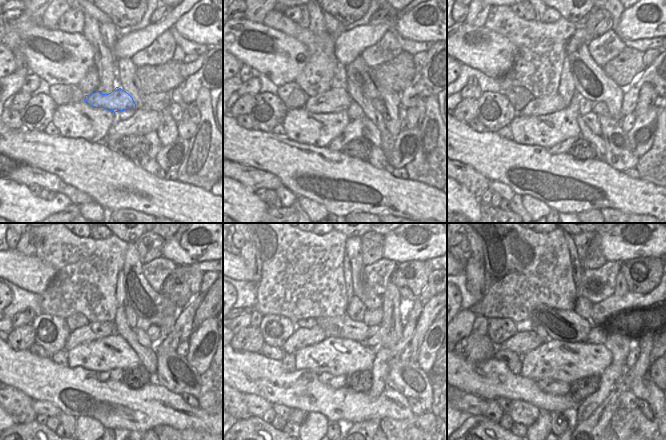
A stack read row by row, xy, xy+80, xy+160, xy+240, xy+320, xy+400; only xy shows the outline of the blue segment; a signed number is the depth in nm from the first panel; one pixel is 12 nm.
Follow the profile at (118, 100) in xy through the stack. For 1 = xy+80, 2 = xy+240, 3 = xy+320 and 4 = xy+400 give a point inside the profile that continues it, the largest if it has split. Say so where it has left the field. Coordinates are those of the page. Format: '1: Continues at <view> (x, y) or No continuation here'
1: Continues at xy+80 (335, 99)
2: Continues at xy+240 (94, 330)
3: Continues at xy+320 (301, 337)
4: Continues at xy+400 (522, 342).

